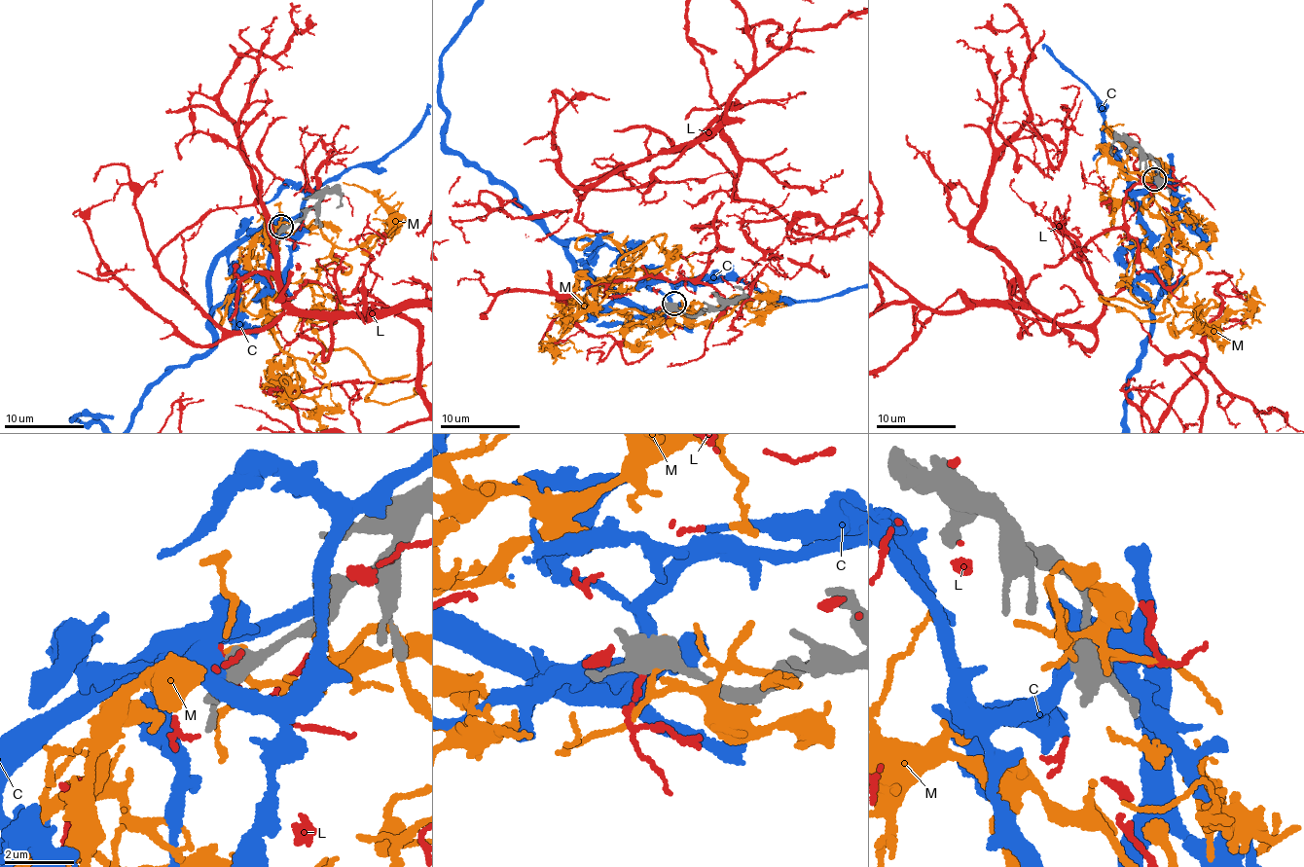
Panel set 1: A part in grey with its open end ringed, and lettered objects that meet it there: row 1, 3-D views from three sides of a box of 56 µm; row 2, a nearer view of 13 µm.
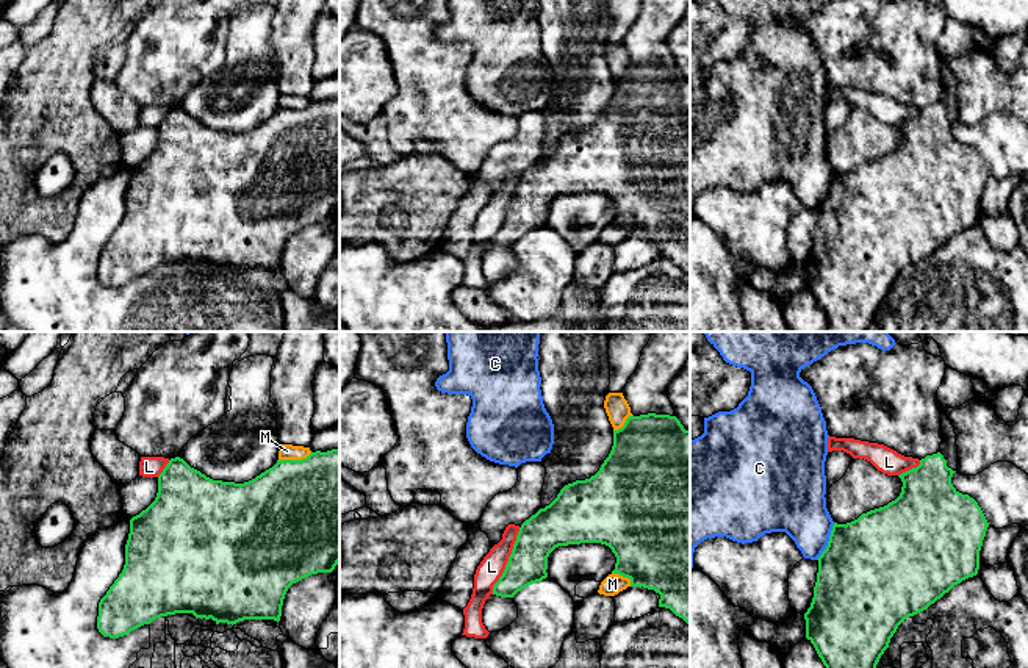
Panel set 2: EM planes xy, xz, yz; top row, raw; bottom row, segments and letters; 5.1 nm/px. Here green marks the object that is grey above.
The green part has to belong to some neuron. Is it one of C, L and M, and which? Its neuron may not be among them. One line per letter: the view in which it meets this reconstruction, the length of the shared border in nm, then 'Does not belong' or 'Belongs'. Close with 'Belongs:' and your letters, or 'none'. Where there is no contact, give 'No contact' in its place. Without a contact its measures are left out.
C: Touches green in yz. Shared border 220 nm. Does not belong
L: Touches green in xz. Shared border 380 nm. Does not belong
M: Touches green in xy. Shared border 180 nm. Does not belong
Belongs: none

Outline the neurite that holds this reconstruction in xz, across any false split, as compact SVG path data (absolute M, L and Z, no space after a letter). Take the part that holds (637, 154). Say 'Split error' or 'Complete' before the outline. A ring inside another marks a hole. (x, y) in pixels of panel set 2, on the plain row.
Split error. M642 0L638 16L623 39L623 45L627 50L632 64L626 69L621 78L613 80L613 95L609 106L595 125L565 135L549 155L540 158L521 174L505 219L499 230L493 235L493 244L501 247L513 247L523 238L546 228L548 207L559 196L601 192L609 196L616 207L615 219L612 221L613 224L627 227L631 230L631 236L654 239L660 244L659 257L670 258L676 266L690 274L690 80L685 80L681 70L674 66L673 53L667 44L673 27L684 17L688 8L690 0Z

